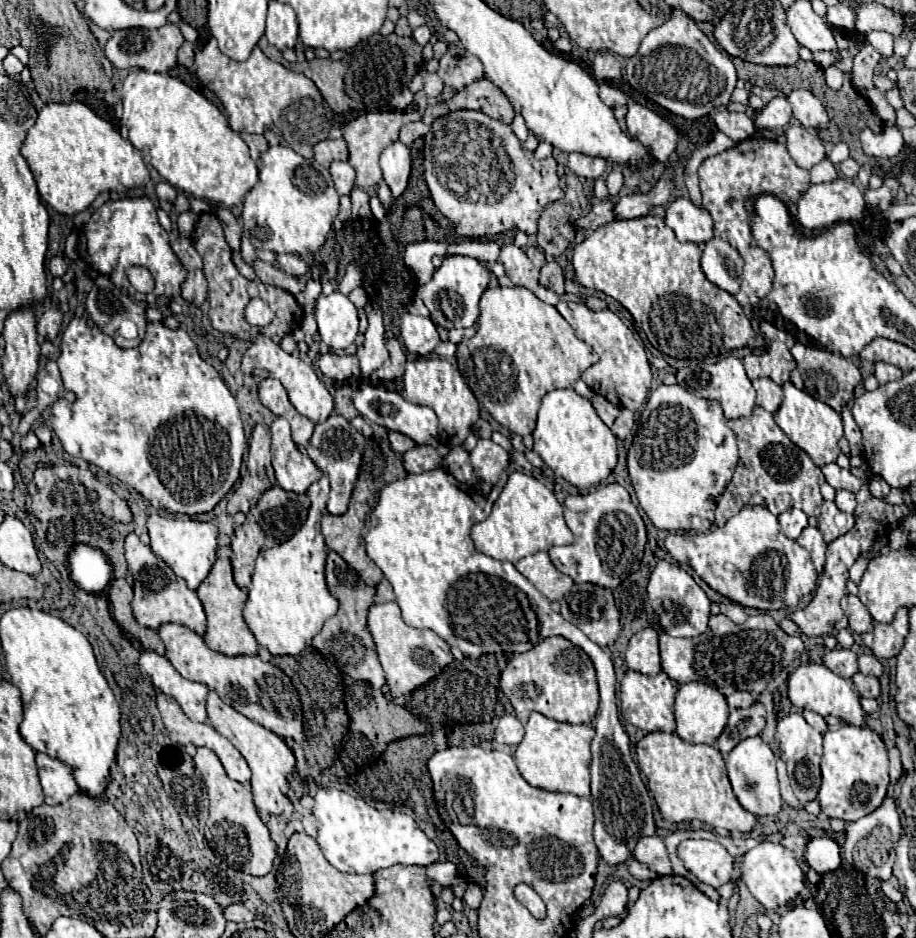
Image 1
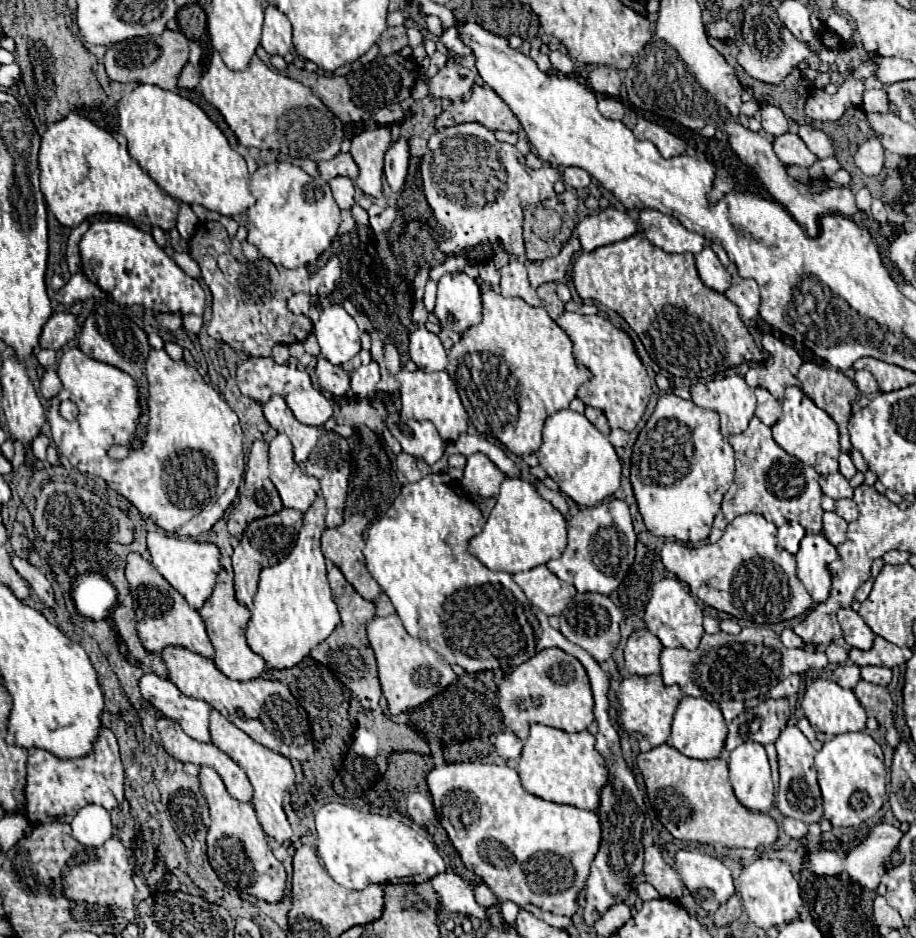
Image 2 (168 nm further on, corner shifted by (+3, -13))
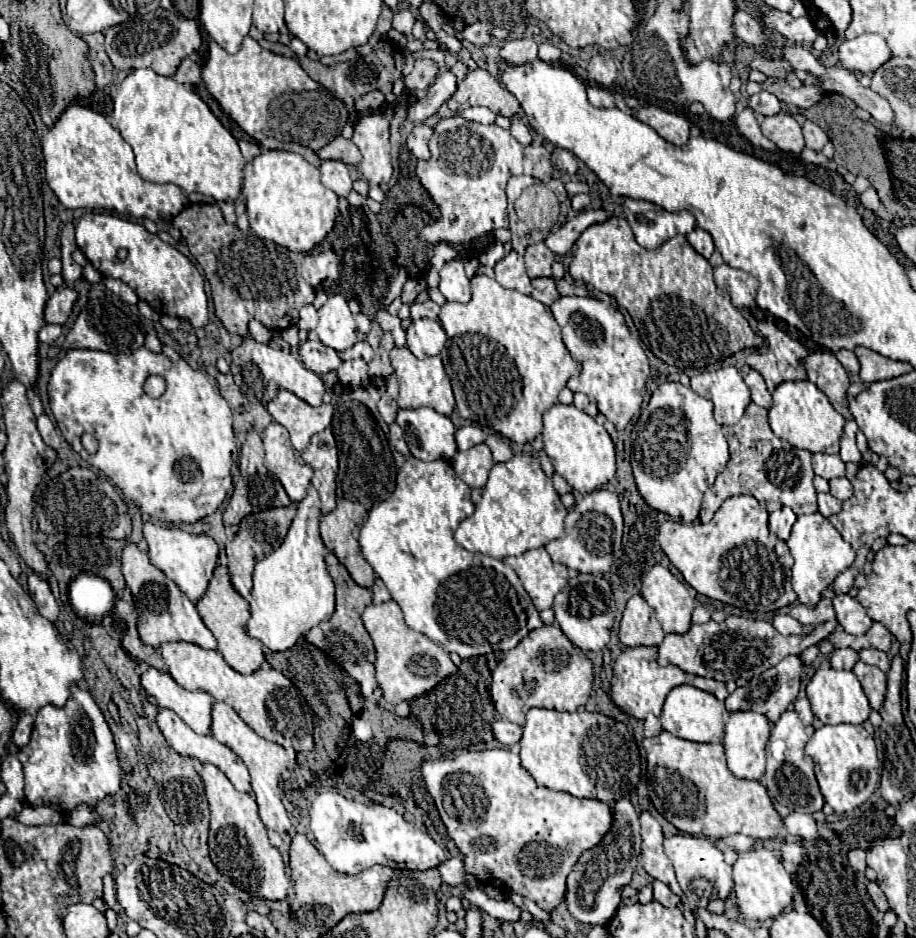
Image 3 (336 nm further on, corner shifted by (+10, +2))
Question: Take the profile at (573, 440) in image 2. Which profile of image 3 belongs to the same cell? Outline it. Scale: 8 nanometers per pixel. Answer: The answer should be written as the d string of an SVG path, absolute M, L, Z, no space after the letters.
M555 404L543 414L543 442L545 452L553 460L555 472L567 480L571 488L581 494L599 490L615 476L615 446L607 430L597 424L589 414L577 410L573 404Z

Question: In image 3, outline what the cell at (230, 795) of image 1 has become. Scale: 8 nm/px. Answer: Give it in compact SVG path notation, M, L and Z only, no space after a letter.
M203 764L201 780L205 784L205 794L211 806L211 834L209 850L211 860L237 888L265 898L265 900L285 900L291 890L291 880L285 874L285 864L275 846L269 844L267 830L257 814L257 802L229 782L229 778L213 764Z

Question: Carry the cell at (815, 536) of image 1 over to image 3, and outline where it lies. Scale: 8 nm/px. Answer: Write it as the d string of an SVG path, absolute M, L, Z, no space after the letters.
M821 512L797 516L797 522L791 528L787 546L795 560L795 564L791 568L793 570L793 578L791 578L793 590L799 596L797 600L811 608L817 606L823 590L835 580L835 576L841 574L843 570L847 570L855 560L855 550L851 548L851 544L841 538L837 528Z

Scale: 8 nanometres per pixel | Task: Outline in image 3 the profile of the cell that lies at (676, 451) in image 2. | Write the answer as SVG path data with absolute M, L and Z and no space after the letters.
M679 382L659 384L647 408L641 410L641 416L633 426L631 444L633 444L631 466L633 466L635 482L641 496L647 500L647 504L651 504L651 508L655 510L669 514L671 520L675 522L695 522L699 518L699 508L701 508L705 490L715 482L715 476L723 472L729 460L727 440L723 436L721 426L713 418L711 400L695 394L691 388L685 388Z

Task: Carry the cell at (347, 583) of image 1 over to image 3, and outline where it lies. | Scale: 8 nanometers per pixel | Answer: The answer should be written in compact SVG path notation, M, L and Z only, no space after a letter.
M331 552L325 556L325 562L327 562L327 570L333 576L335 586L337 586L337 608L335 608L335 614L329 620L325 620L325 622L317 624L315 628L311 628L305 634L305 638L307 638L307 642L311 642L313 646L317 646L321 650L331 650L331 652L325 652L325 654L347 670L347 674L361 686L361 692L363 692L365 698L371 698L373 690L377 688L375 648L373 648L371 636L367 634L365 626L361 622L361 614L371 604L373 592L369 588L363 588L363 586L355 584L353 578L349 576L347 568Z

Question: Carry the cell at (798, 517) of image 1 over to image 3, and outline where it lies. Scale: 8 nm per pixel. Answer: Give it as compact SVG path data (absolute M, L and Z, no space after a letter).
M783 508L781 512L773 512L769 516L769 530L781 540L787 540L793 522L795 522L795 514L789 508Z

